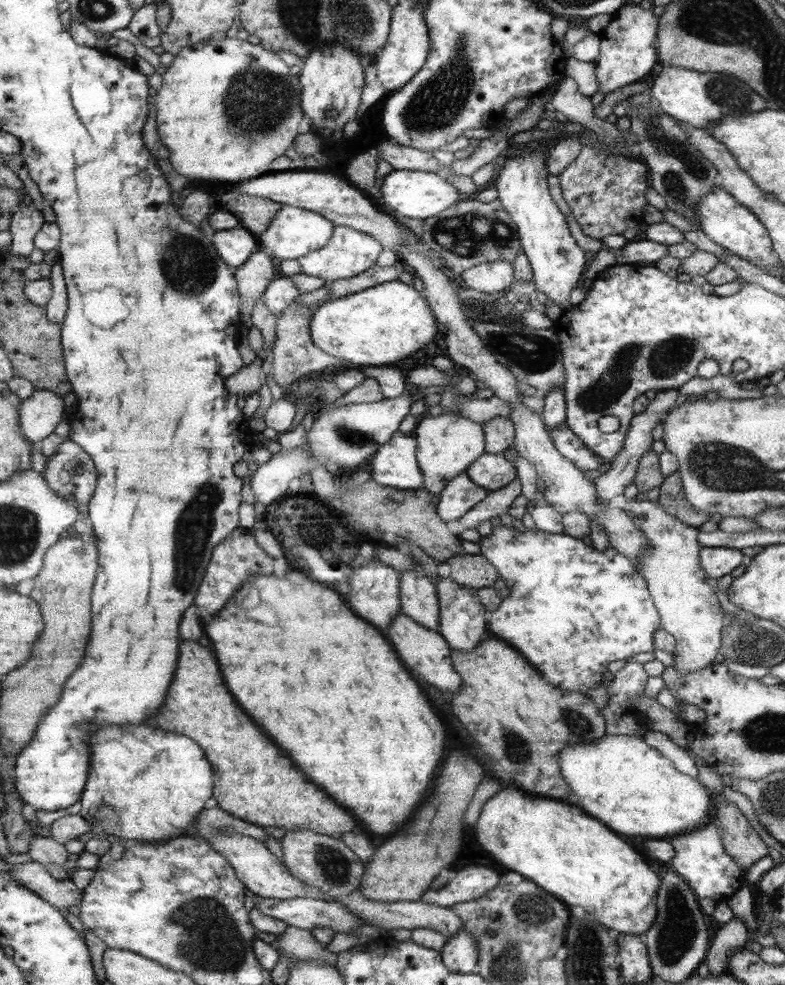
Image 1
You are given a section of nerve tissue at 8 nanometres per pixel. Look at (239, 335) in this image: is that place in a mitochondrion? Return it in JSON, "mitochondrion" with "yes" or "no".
{"mitochondrion":"no"}

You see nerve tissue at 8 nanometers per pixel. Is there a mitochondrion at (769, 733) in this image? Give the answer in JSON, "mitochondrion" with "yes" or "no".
{"mitochondrion":"yes"}

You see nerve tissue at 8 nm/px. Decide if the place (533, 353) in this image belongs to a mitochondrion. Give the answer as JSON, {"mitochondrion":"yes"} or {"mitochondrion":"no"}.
{"mitochondrion":"yes"}

